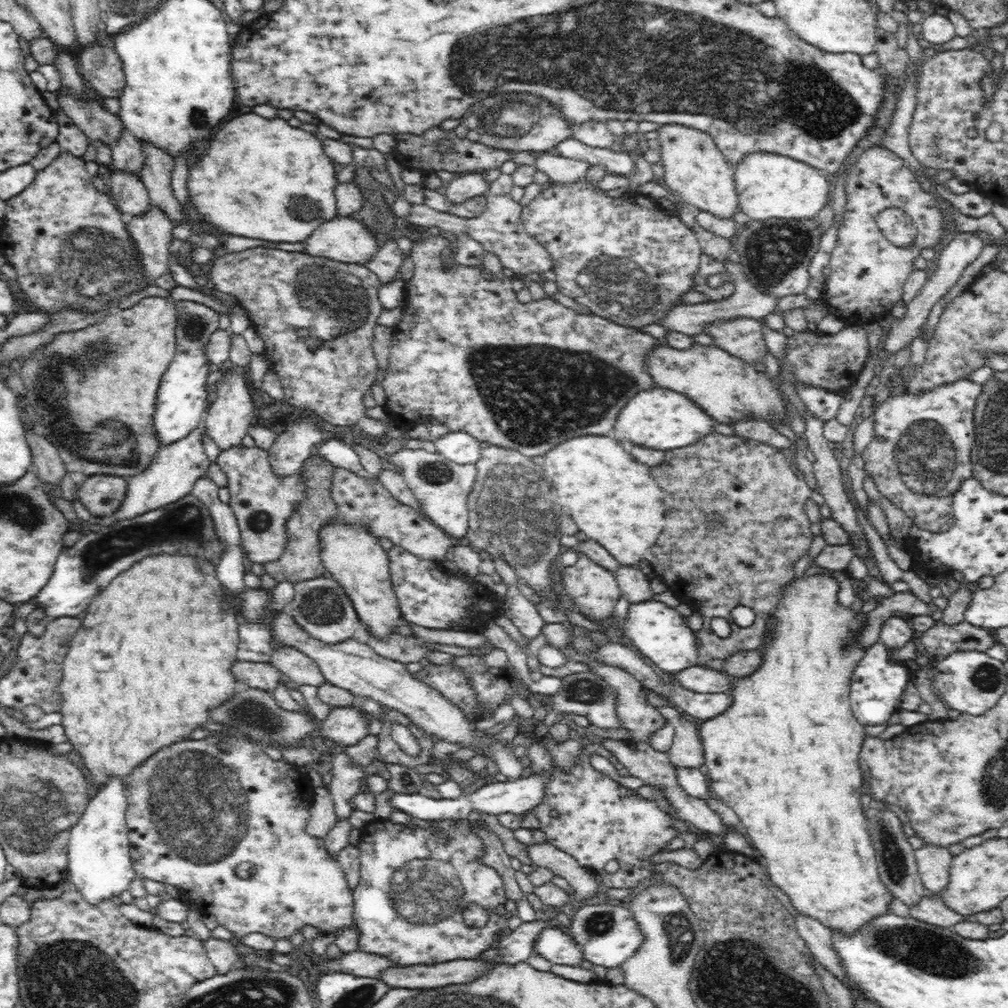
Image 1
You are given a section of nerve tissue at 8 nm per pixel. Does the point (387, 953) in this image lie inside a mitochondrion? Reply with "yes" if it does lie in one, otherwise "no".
no

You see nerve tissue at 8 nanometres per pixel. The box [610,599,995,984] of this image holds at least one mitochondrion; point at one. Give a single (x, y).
(932, 952)

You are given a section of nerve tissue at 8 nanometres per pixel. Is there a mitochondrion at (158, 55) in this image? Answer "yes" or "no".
no

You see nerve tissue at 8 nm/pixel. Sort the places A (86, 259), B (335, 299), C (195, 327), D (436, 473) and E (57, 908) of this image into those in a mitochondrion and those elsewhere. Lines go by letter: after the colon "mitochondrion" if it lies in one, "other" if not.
A: mitochondrion
B: mitochondrion
C: mitochondrion
D: mitochondrion
E: other

